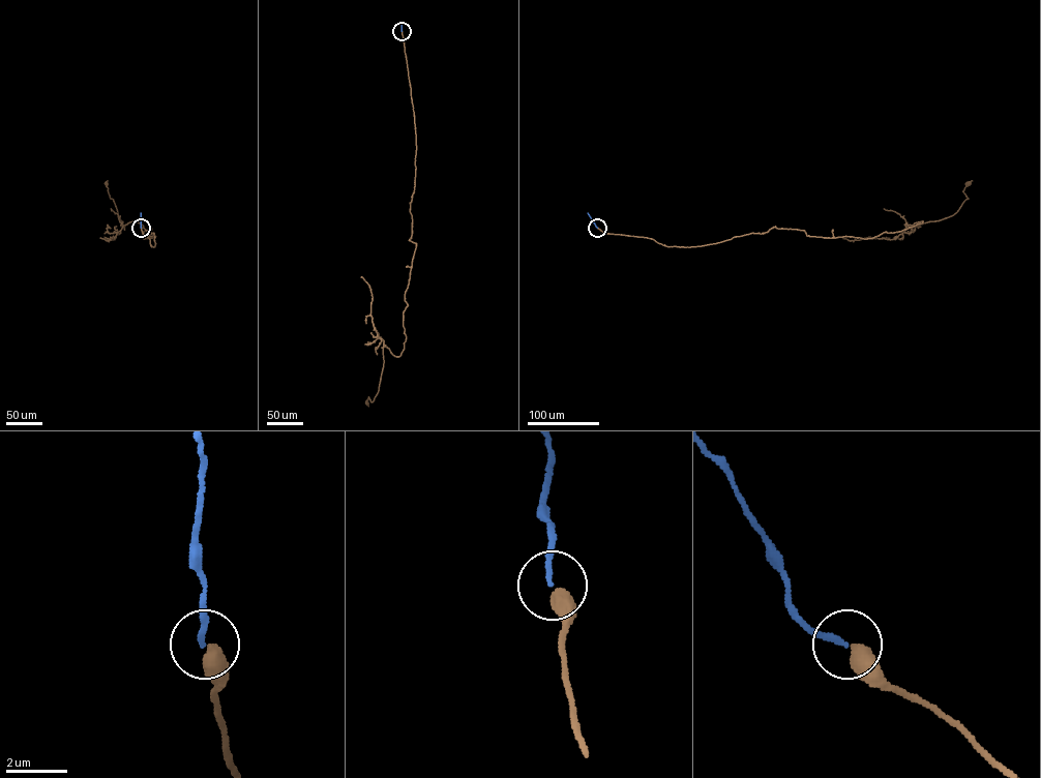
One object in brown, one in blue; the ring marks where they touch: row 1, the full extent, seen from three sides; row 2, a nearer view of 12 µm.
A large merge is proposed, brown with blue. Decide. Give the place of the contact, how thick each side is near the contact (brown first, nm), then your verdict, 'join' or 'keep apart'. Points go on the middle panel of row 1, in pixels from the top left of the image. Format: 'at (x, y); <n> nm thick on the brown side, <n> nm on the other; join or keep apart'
at (402, 31); 500 nm thick on the brown side, 160 nm on the other; join

